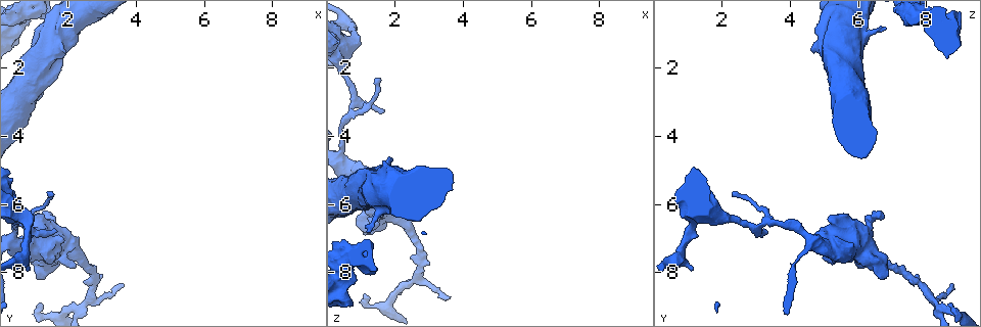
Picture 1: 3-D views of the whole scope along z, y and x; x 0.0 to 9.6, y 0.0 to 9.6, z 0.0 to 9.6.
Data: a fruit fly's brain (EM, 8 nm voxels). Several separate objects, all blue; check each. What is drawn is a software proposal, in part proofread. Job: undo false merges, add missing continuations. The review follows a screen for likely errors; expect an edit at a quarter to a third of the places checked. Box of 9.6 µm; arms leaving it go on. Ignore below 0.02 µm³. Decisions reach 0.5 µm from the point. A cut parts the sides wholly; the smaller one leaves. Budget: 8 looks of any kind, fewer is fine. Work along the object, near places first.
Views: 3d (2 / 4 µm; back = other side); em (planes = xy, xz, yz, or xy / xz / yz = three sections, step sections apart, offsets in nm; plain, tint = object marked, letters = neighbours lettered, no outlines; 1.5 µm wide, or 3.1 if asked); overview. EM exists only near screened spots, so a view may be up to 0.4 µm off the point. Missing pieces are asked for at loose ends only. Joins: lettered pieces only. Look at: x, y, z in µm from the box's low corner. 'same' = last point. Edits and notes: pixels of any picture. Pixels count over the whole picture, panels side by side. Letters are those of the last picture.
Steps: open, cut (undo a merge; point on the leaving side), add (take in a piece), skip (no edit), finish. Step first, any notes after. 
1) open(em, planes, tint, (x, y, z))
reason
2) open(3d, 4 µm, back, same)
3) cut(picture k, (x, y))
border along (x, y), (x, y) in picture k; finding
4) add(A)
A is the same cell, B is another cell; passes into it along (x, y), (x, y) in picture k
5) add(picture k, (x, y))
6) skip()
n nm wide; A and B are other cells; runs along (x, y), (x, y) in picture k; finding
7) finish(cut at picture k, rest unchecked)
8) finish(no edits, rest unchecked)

open(em, planes, letters, (3.65, 8.35, 8.65))
tapers out

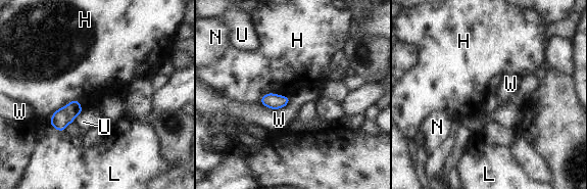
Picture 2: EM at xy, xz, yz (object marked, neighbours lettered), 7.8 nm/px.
skip()
H, L, N, U and W are other cells; border along (84, 109), (71, 100), (49, 121) in picture 2; none of them fits

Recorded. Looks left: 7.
open(em, xy, step 4, letters, (1.20, 8.95, 8.70))
free end

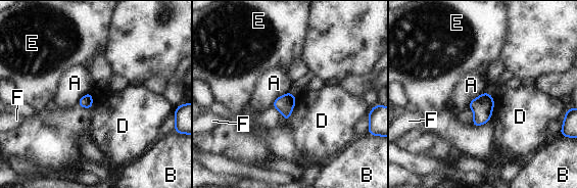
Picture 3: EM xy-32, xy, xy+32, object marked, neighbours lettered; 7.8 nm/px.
open(em, planes, letters, same)

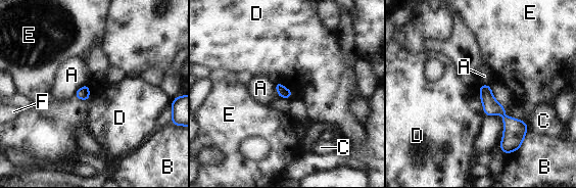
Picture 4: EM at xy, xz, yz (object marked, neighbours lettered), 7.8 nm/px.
skip()
B touches over 280 nm; A, B, C, D, E and F are other cells; none of them fits

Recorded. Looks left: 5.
open(3d, 2 µm, (1.20, 0.85, 6.90))
free end

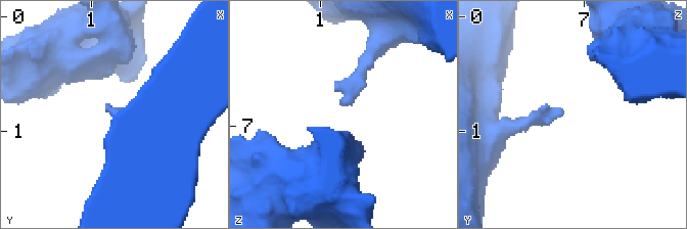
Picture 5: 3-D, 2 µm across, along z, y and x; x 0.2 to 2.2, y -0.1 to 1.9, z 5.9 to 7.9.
open(em, planes, plain, (1.22, 0.82, 6.84))

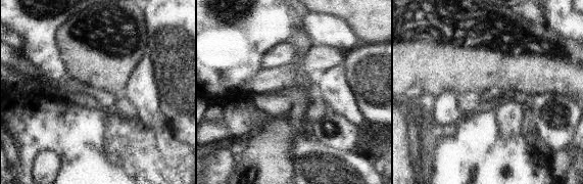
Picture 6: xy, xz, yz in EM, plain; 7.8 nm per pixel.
open(em, planes, letters, same)

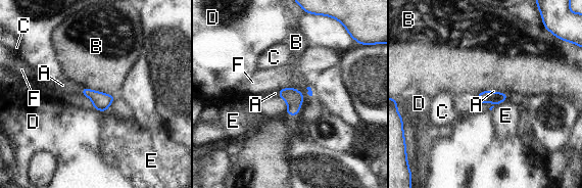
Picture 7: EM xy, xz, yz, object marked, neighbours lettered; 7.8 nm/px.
add(A)
A is the same cell, B, C, D, E and F are other cells; passes into it along (101, 101), (82, 90), (62, 85) in picture 7; it goes on there

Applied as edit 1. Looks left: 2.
finish(add at picture 7, rest unchecked)

